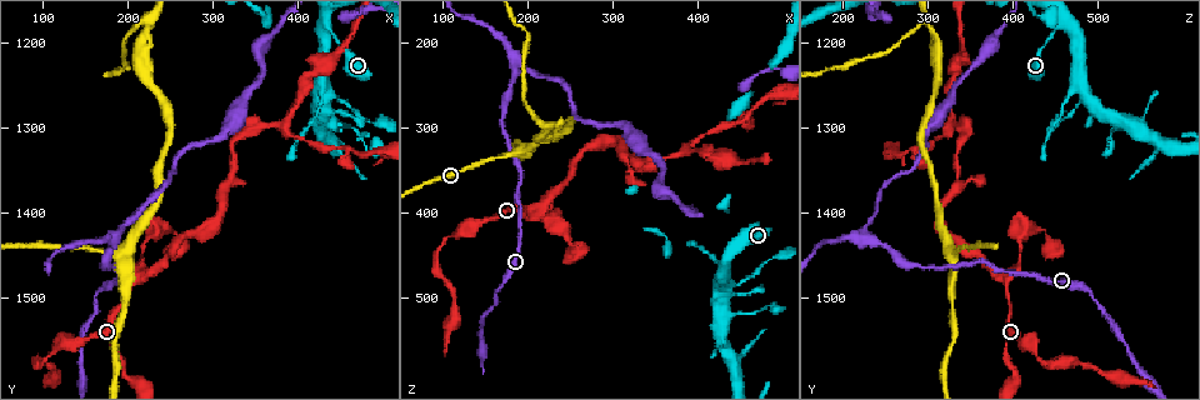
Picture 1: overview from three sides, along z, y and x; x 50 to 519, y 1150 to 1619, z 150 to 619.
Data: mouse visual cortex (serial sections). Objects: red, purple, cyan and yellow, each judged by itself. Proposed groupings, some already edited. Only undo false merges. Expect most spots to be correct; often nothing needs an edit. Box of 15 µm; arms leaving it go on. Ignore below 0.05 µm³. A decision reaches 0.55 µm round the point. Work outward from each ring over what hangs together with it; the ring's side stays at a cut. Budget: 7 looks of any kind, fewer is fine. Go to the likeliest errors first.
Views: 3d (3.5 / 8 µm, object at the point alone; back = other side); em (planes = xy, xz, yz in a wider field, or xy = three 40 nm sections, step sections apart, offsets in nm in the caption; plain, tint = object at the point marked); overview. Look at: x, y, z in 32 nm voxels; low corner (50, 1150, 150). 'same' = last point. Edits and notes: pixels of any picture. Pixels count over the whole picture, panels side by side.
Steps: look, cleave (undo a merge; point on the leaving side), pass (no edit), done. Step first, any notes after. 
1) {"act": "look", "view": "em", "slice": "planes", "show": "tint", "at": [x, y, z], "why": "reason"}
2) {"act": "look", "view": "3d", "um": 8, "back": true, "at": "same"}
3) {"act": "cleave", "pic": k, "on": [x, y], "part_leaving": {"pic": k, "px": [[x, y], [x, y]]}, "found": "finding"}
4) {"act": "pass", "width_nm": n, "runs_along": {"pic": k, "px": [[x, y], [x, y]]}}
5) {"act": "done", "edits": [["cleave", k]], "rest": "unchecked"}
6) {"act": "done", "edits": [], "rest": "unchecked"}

{"act": "look", "view": "3d", "um": 3.5, "at": [220, 1180, 305], "why": "sharp bend"}

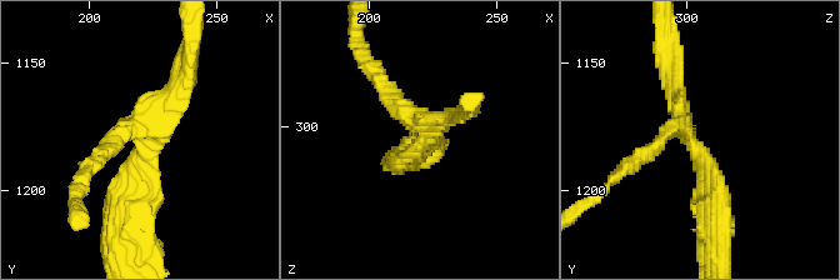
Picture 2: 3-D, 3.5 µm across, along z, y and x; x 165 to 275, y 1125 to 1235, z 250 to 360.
{"act": "look", "view": "em", "slice": "planes", "show": "tint", "at": [224, 1180, 304], "arms": 3, "arm_widths_nm": [200, 250, 250]}

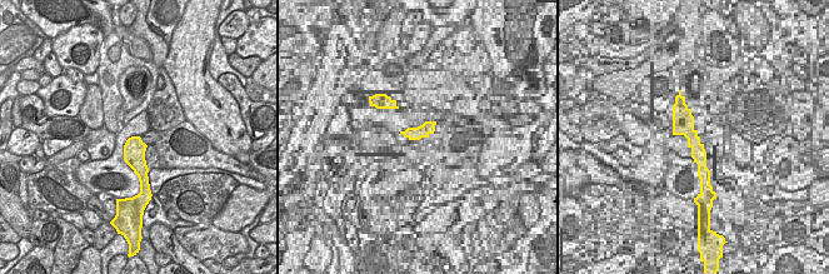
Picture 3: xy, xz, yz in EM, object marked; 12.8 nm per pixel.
{"act": "pass", "runs_along": {"pic": 2, "px": [[714, 218], [681, 126], [644, 156]]}, "found": "one cell here"}

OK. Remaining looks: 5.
{"act": "look", "view": "3d", "um": 3.5, "at": [435, 1260, 485], "why": "looks like a crossing"}

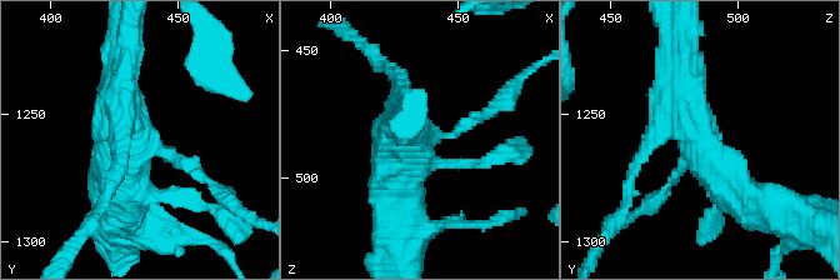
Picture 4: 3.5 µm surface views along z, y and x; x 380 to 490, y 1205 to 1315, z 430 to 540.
{"act": "look", "view": "em", "slice": "planes", "show": "tint", "at": [437, 1262, 484], "arms": 4, "arm_widths_nm": [150, 150, 400, 500]}

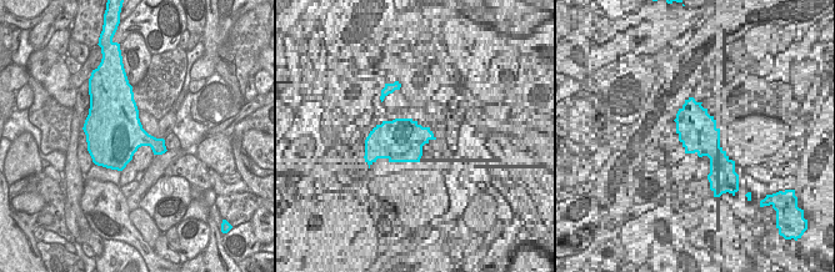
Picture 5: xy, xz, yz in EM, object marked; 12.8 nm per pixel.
{"act": "pass", "found": "all the same cell"}

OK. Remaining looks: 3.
{"act": "look", "view": "3d", "um": 3.5, "at": [190, 1430, 230], "why": "sharp bend"}

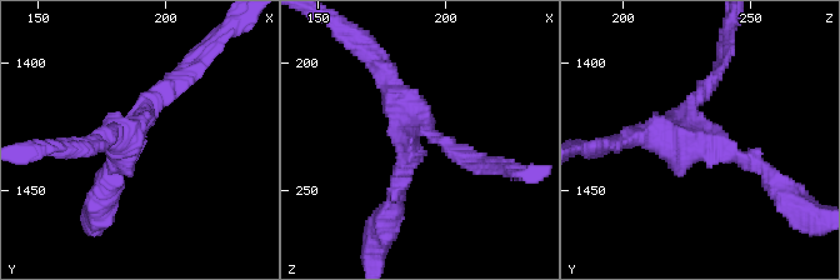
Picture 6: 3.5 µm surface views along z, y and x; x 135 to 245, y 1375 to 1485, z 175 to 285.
{"act": "look", "view": "em", "slice": "xy", "step": 2, "show": "tint", "at": [186, 1427, 226], "arms": 3, "arm_widths_nm": [200, 200, 250], "why": "need the tissue"}

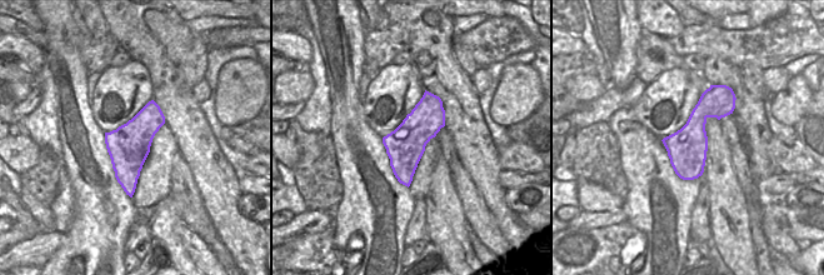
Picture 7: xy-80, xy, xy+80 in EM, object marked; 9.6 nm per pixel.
{"act": "look", "view": "em", "slice": "xy", "step": 3, "show": "tint", "at": "same", "why": "cut it another way"}

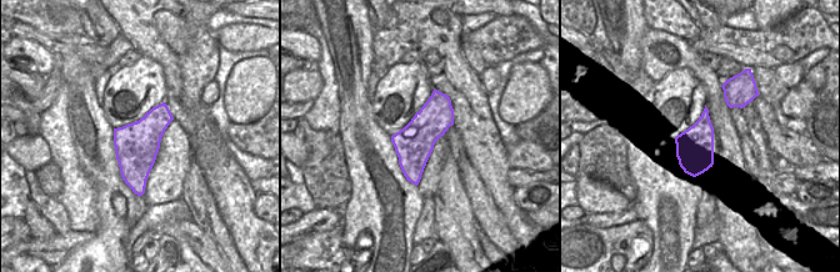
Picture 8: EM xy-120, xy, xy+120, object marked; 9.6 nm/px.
{"act": "pass", "runs_along": {"pic": 6, "px": [[114, 165], [144, 108], [183, 78]]}, "found": "continuous, no second cell"}

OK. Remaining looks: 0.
{"act": "done", "edits": [], "rest": "unchecked"}

